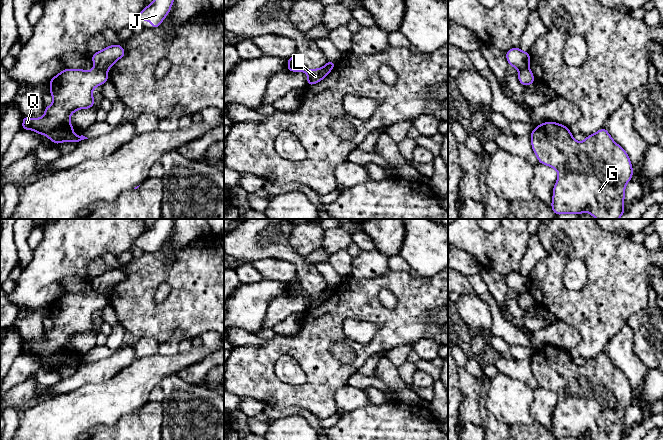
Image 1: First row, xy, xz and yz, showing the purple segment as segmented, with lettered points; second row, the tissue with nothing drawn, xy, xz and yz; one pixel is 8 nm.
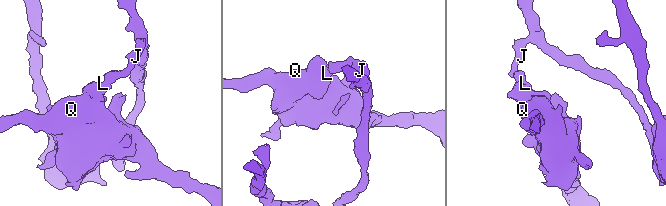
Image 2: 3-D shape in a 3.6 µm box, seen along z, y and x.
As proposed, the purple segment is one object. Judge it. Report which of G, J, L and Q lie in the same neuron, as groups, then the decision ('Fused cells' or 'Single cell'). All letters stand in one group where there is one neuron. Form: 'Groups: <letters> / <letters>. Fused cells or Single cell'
Groups: G L Q / J. Fused cells

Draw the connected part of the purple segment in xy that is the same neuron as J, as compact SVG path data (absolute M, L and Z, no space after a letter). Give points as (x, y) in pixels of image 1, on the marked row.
M154 0L150 5L138 13L135 19L148 20L152 28L157 28L169 14L173 2L174 0Z

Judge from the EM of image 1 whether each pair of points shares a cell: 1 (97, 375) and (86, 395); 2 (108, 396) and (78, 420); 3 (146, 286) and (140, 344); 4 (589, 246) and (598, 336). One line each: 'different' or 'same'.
1: different
2: same
3: different
4: same

